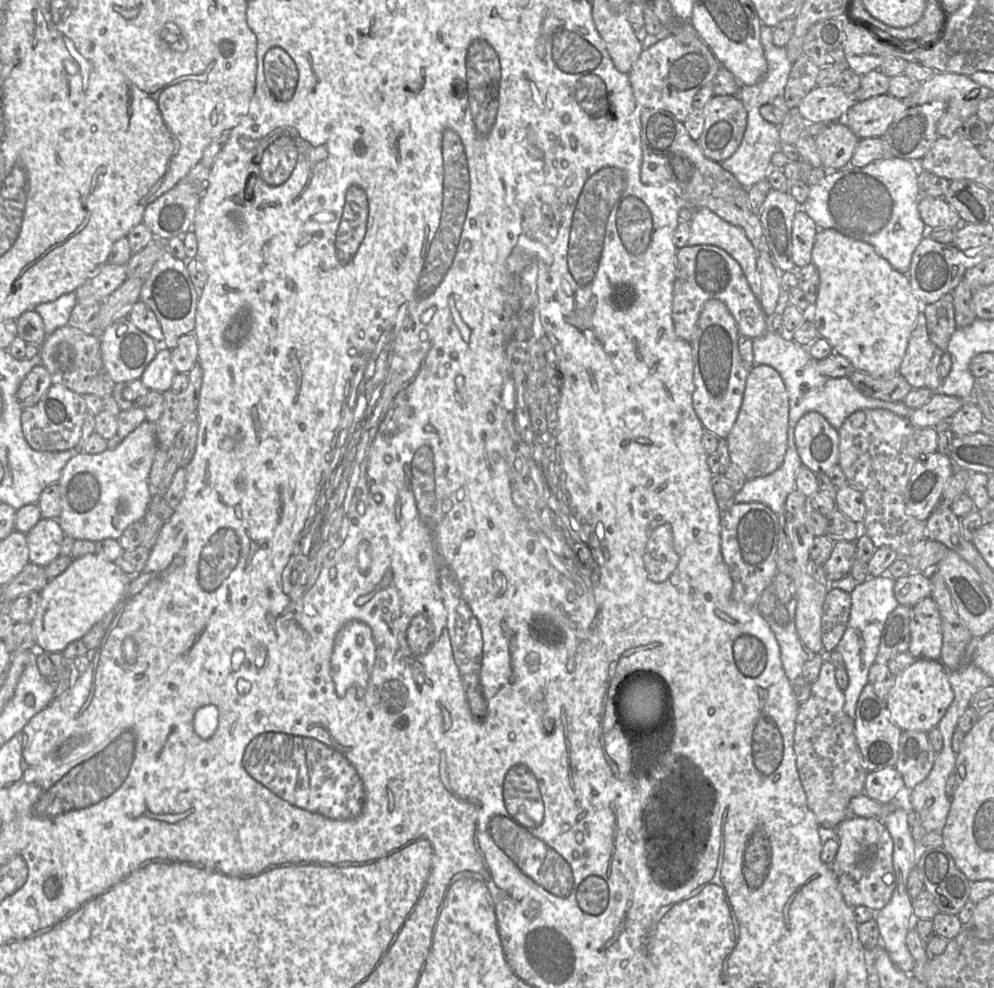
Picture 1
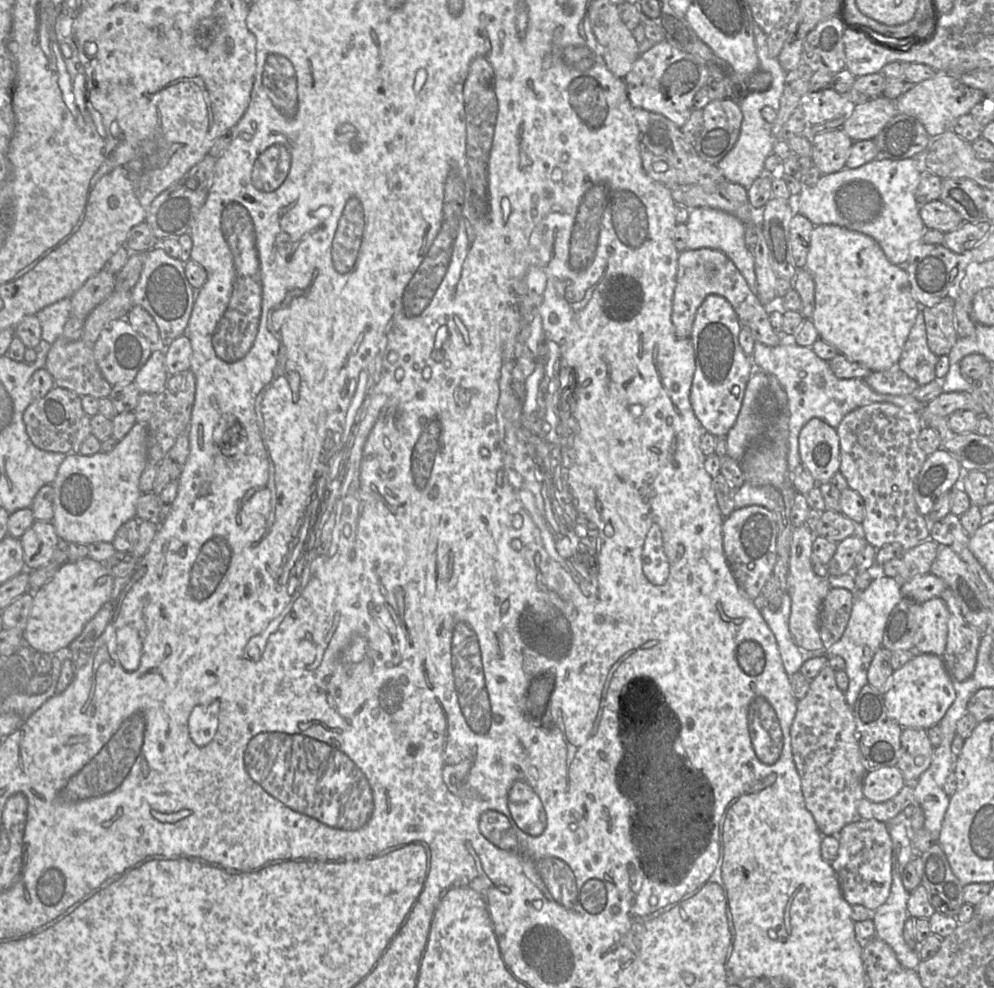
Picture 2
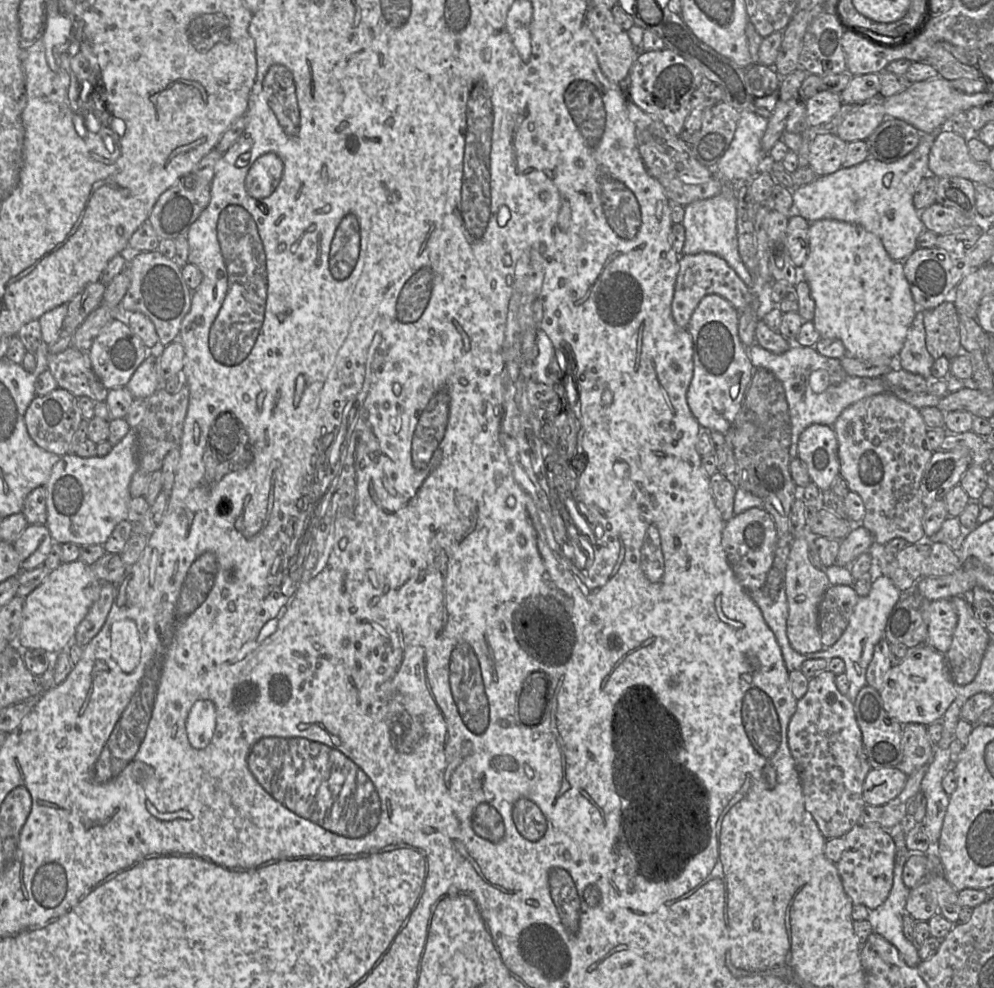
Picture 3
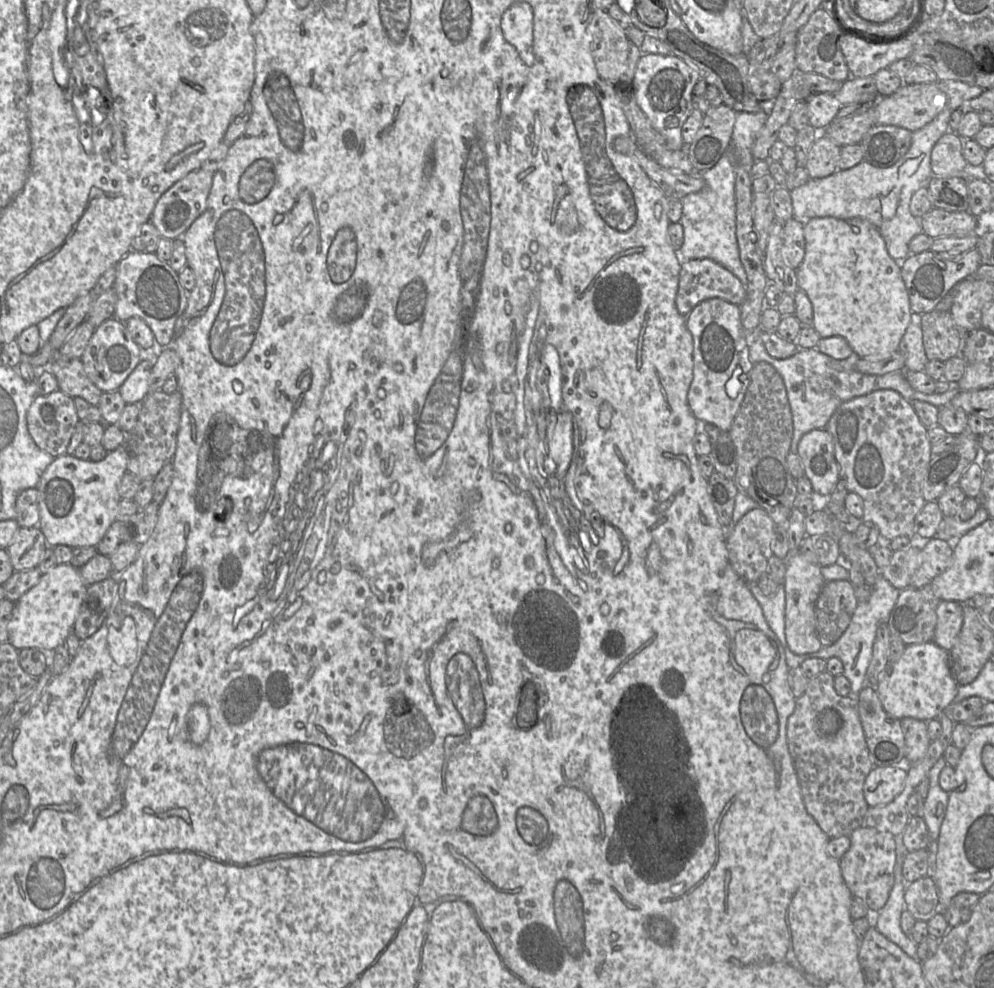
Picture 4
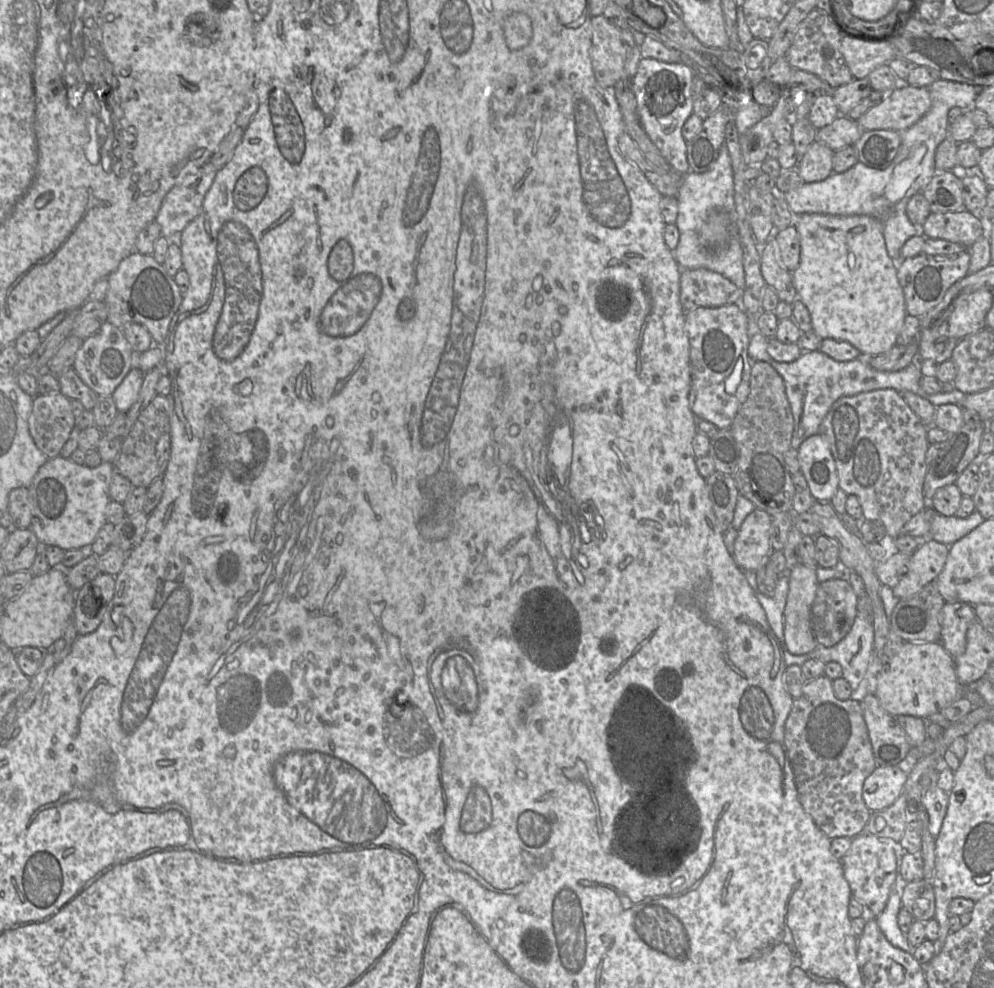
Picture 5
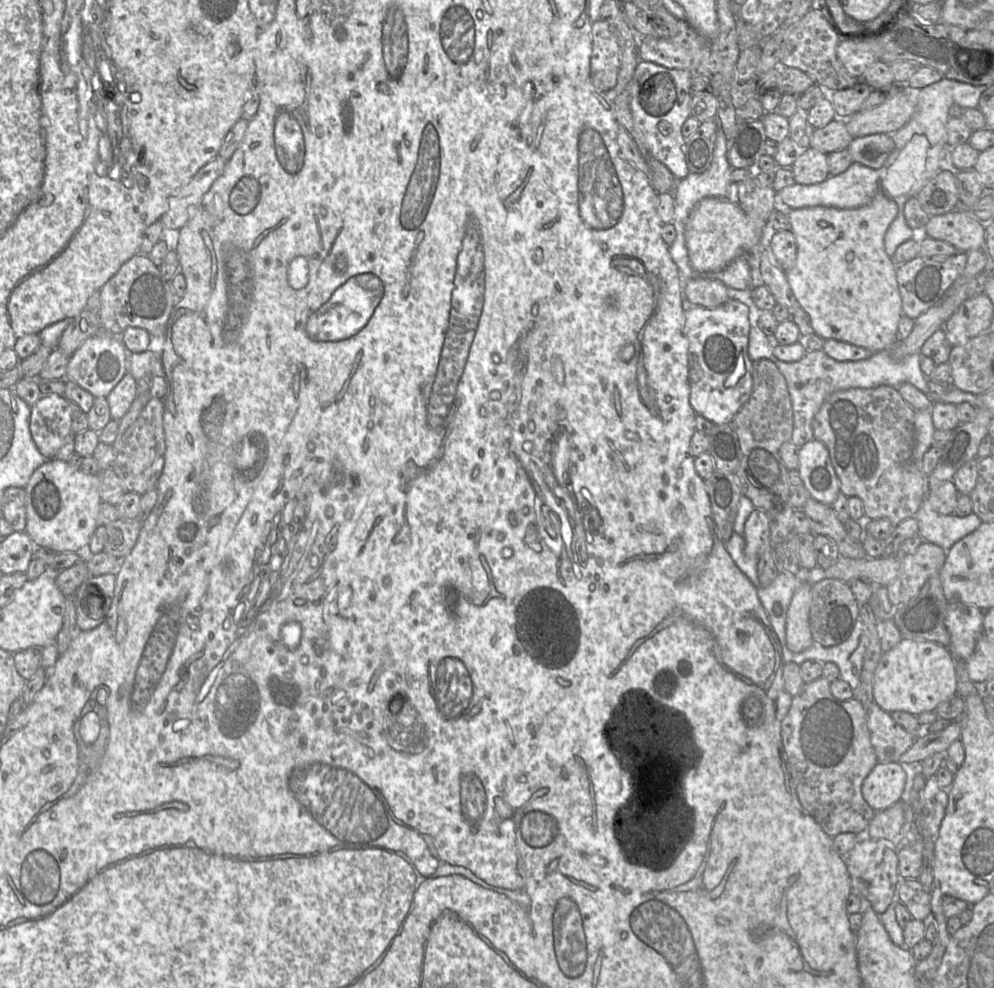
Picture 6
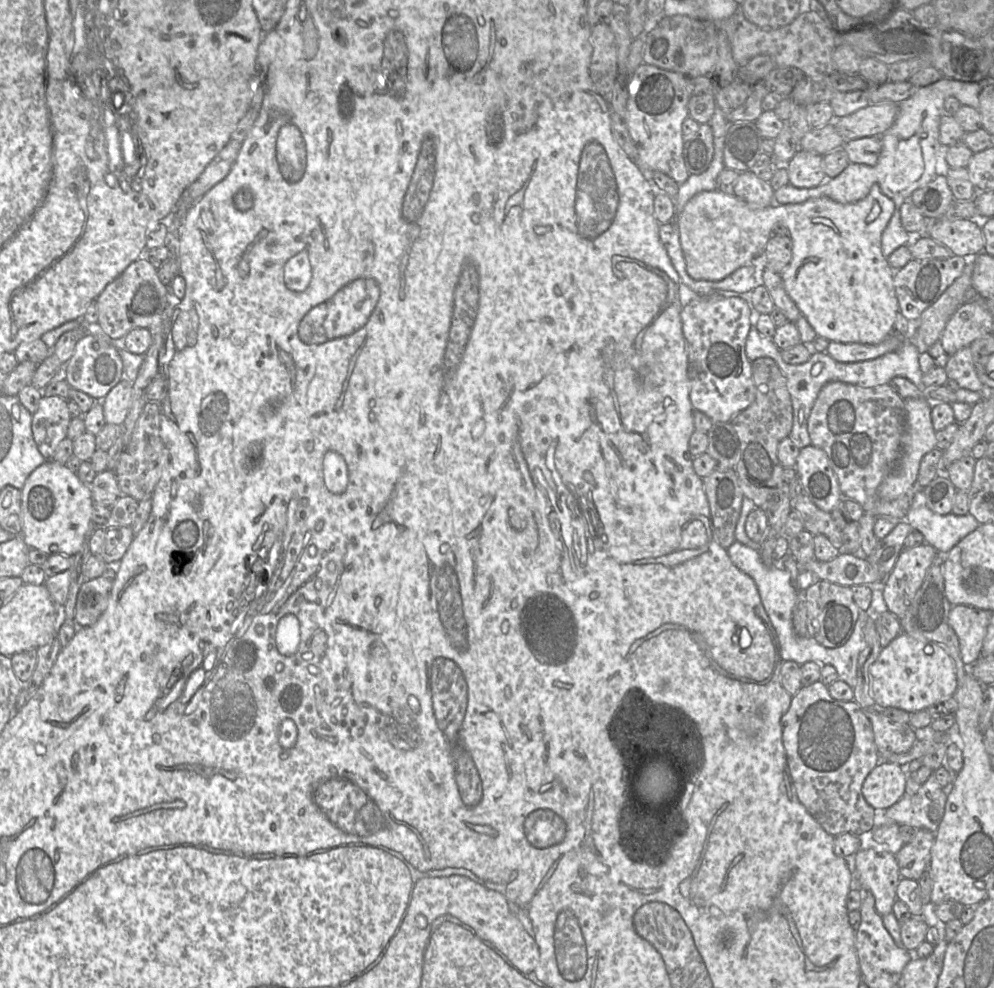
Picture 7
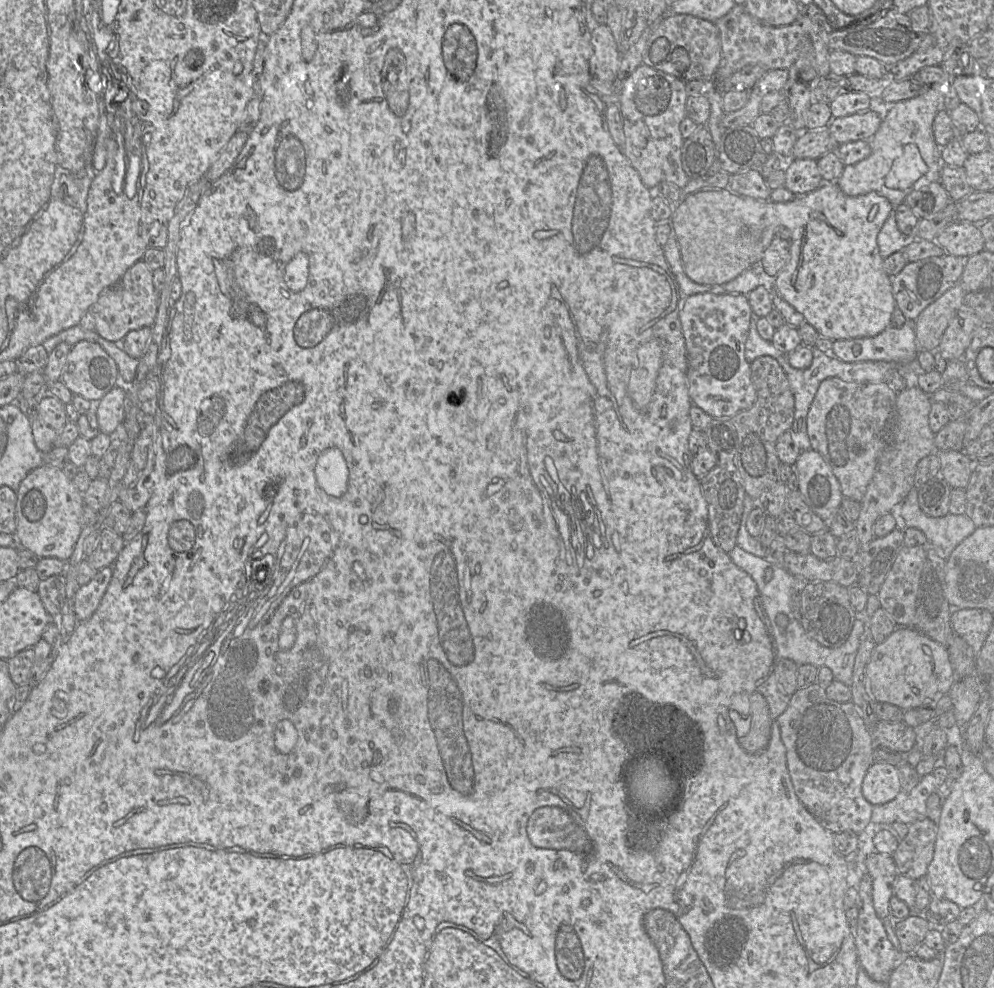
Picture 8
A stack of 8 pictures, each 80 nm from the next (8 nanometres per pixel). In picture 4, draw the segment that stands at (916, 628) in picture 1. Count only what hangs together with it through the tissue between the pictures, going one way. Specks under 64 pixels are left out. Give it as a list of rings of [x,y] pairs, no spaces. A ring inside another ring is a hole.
[[[942,600],[937,606],[936,613],[937,624],[933,642],[949,652],[955,645],[963,625],[963,604]]]

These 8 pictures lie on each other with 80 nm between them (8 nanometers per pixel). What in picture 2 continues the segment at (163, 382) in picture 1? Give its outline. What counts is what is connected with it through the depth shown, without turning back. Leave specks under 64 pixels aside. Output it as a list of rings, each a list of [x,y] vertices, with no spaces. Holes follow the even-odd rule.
[[[167,347],[153,351],[145,365],[137,373],[134,383],[141,393],[156,395],[166,388],[169,374],[165,368]]]

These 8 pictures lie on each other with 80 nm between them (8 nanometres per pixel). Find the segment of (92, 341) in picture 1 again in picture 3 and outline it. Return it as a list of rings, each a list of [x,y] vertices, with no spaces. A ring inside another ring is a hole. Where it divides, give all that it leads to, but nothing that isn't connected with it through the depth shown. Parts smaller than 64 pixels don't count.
[[[70,346],[63,352],[48,356],[48,370],[52,373],[60,388],[68,390],[77,398],[87,396],[94,402],[105,401],[109,390],[94,373],[88,353]]]

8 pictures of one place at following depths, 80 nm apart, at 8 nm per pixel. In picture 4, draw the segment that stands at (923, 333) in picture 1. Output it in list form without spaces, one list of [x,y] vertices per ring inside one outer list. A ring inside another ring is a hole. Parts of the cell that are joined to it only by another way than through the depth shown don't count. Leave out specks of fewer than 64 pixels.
[[[912,312],[909,326],[899,344],[899,351],[905,358],[906,371],[922,372],[929,361],[923,344],[921,315]]]

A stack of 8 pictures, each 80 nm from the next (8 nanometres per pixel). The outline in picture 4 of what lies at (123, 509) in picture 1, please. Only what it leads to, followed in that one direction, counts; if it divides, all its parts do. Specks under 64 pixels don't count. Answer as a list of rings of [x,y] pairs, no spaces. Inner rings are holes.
[[[122,445],[115,450],[108,452],[107,456],[103,460],[98,462],[94,462],[91,460],[81,460],[76,458],[72,454],[64,454],[55,458],[55,460],[44,470],[36,486],[38,490],[38,504],[40,513],[40,521],[38,527],[43,532],[48,546],[54,547],[57,545],[67,545],[71,548],[79,548],[96,547],[98,545],[98,543],[102,540],[110,525],[114,521],[116,521],[118,505],[121,500],[121,497],[119,495],[119,485],[124,474],[127,472],[127,462],[128,452],[126,450],[125,445]]]

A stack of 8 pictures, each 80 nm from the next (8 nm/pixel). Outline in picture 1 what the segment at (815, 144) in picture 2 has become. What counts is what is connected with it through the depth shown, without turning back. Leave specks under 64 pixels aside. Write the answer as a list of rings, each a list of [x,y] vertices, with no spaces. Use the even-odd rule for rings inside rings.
[[[843,120],[830,123],[815,137],[822,168],[837,171],[848,166],[859,140]]]

